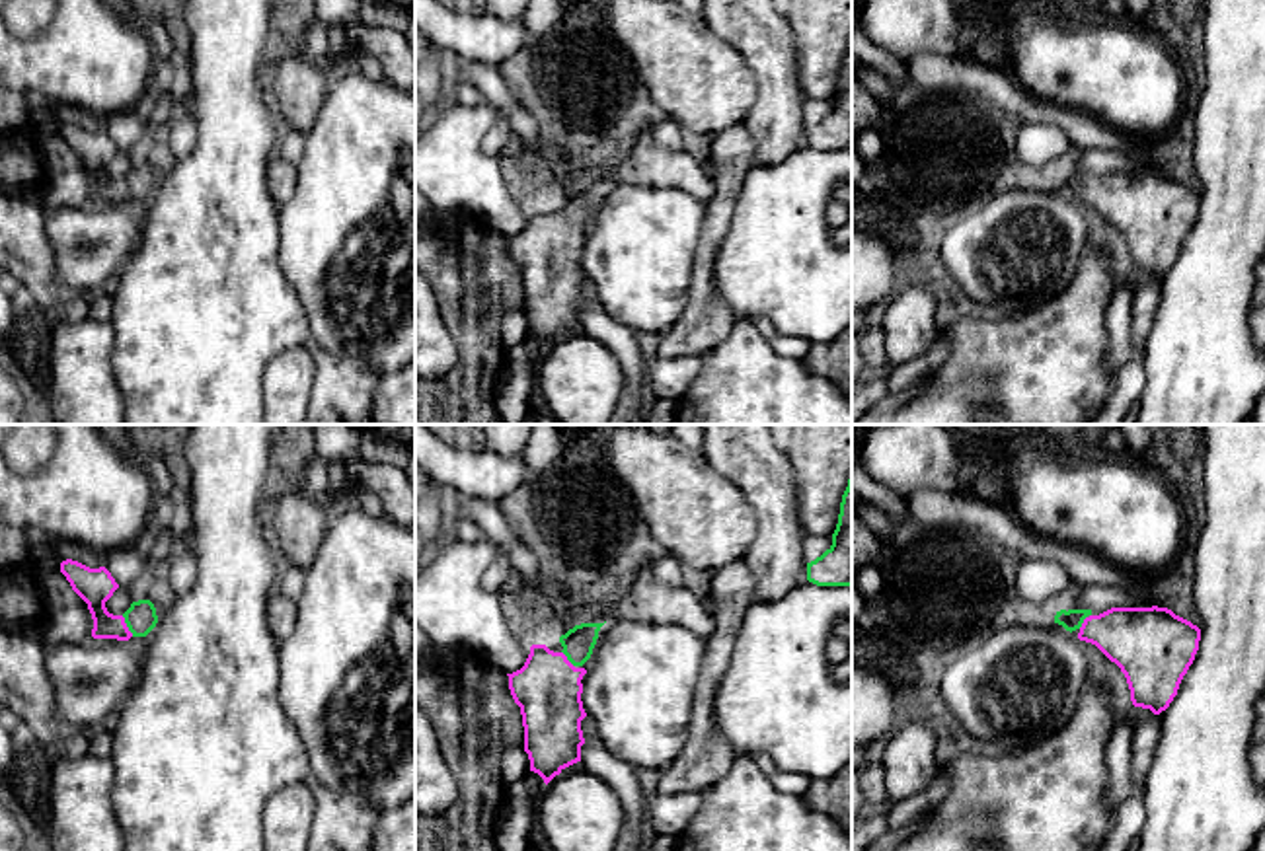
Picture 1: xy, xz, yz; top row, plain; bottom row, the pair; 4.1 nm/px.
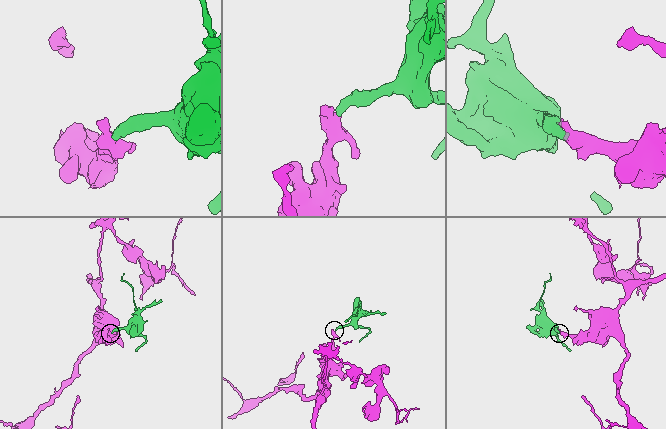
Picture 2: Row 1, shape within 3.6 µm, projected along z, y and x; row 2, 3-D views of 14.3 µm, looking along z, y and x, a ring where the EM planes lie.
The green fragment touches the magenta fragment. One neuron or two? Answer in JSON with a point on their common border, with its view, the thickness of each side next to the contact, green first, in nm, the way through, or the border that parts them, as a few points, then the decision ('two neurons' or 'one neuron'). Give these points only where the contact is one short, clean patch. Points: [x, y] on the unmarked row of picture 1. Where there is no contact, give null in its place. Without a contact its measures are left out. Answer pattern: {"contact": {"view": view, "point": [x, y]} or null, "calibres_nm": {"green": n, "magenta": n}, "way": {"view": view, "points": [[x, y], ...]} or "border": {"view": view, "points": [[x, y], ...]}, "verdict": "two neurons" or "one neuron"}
{"contact": {"view": "xy", "point": [127, 189]}, "calibres_nm": {"green": 130, "magenta": 150}, "way": {"view": "xy", "points": [[141, 182], [127, 189], [98, 174], [94, 150]]}, "verdict": "one neuron"}

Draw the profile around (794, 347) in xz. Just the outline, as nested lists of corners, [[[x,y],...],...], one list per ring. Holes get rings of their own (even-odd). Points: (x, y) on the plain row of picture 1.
[[[747,317],[747,319],[758,327],[758,331],[766,337],[766,341],[780,356],[803,360],[813,345],[803,337],[789,337],[778,333],[764,317]]]

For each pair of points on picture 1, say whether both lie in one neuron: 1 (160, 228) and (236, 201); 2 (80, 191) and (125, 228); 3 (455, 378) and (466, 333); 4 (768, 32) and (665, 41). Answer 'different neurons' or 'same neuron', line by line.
1: same neuron
2: different neurons
3: same neuron
4: different neurons

